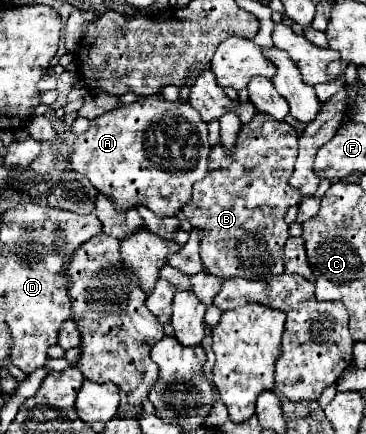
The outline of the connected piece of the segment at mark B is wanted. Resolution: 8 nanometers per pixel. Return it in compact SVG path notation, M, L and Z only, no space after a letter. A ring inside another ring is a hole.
M256 113L250 123L240 127L232 153L226 153L222 143L216 143L210 151L210 163L206 177L192 189L192 199L182 207L182 213L194 227L202 231L200 255L206 273L218 277L244 277L252 281L268 279L284 273L284 243L288 235L288 223L284 221L286 211L298 205L300 191L288 183L292 167L298 155L298 133L288 121L268 119L268 115Z

